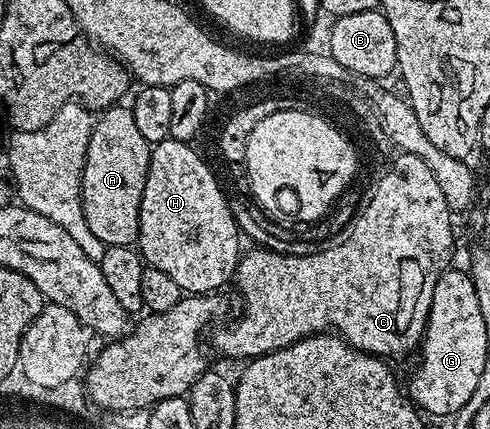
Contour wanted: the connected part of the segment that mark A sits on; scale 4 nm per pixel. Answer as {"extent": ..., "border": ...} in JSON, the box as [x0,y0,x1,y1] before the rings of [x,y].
{"extent":[82,106,152,246],"border":[[[112,106],[98,113],[85,158],[82,195],[85,220],[94,237],[106,246],[131,246],[139,239],[141,194],[145,194],[151,149],[152,145],[139,132],[130,107]]]}

